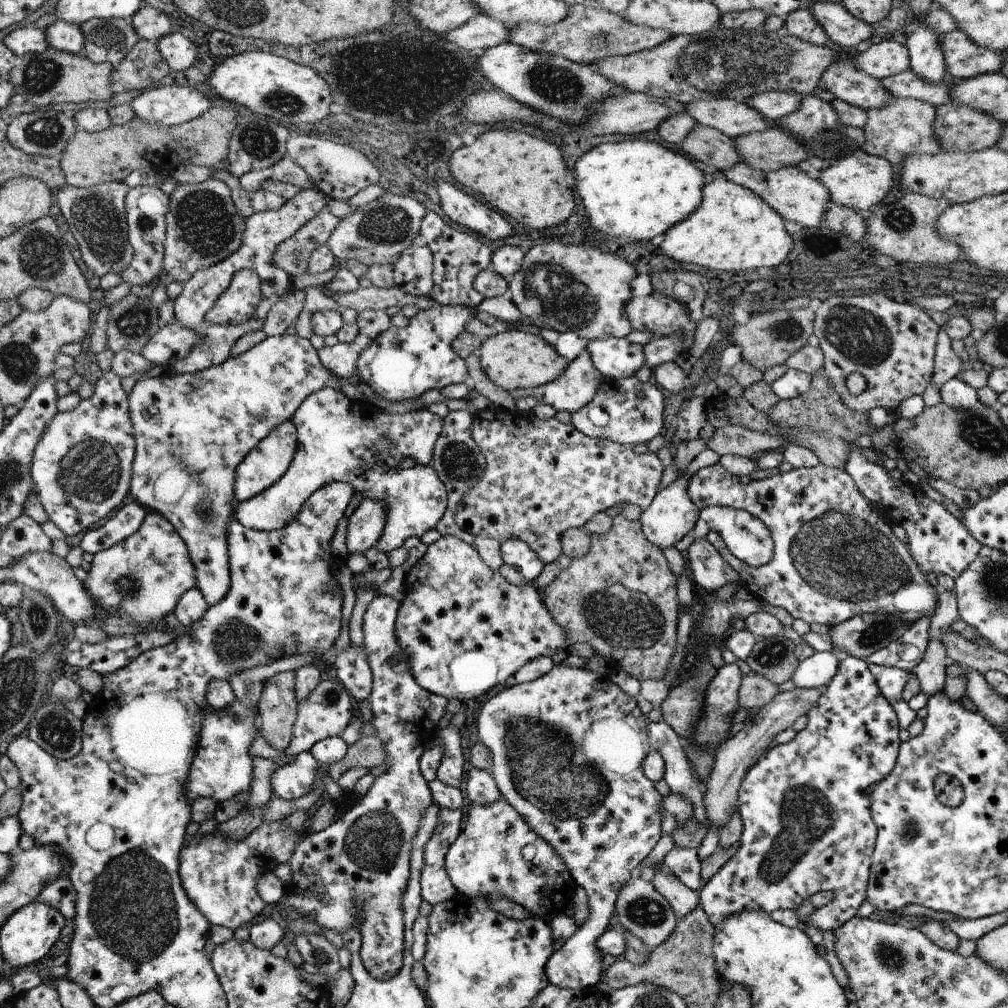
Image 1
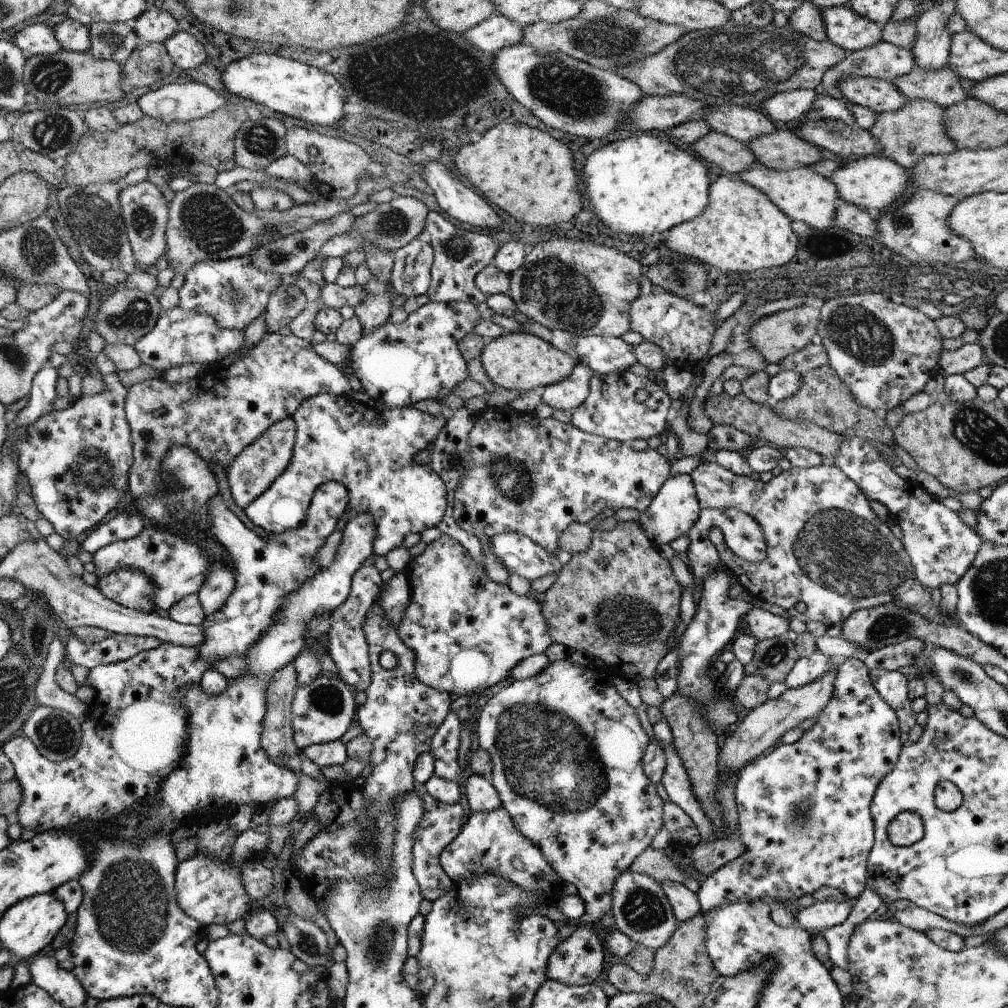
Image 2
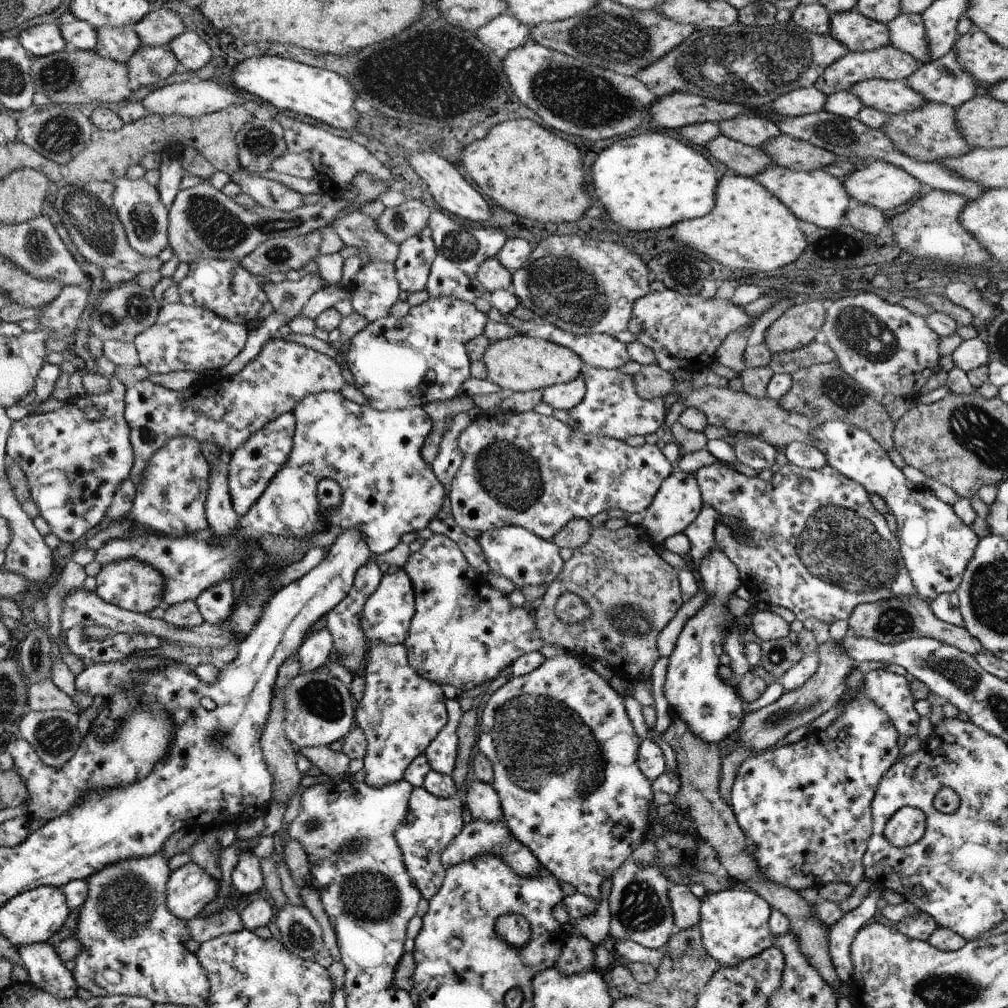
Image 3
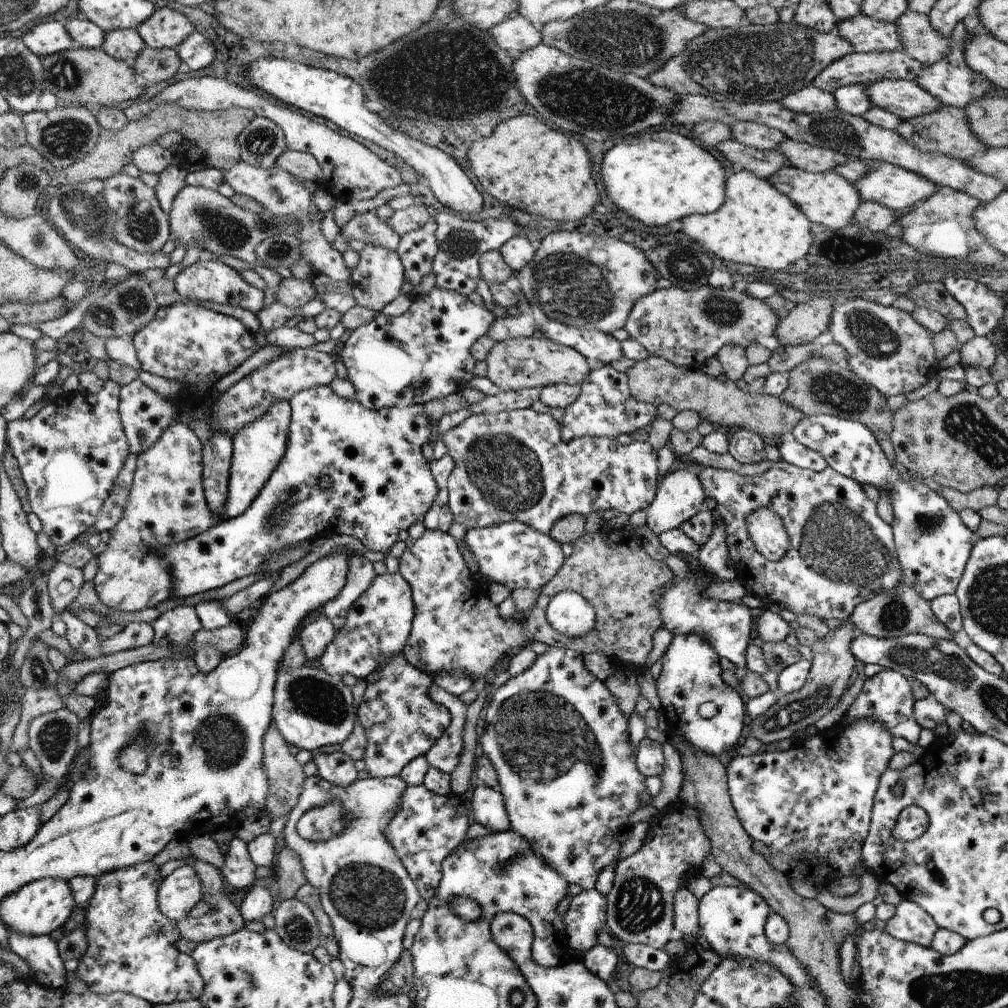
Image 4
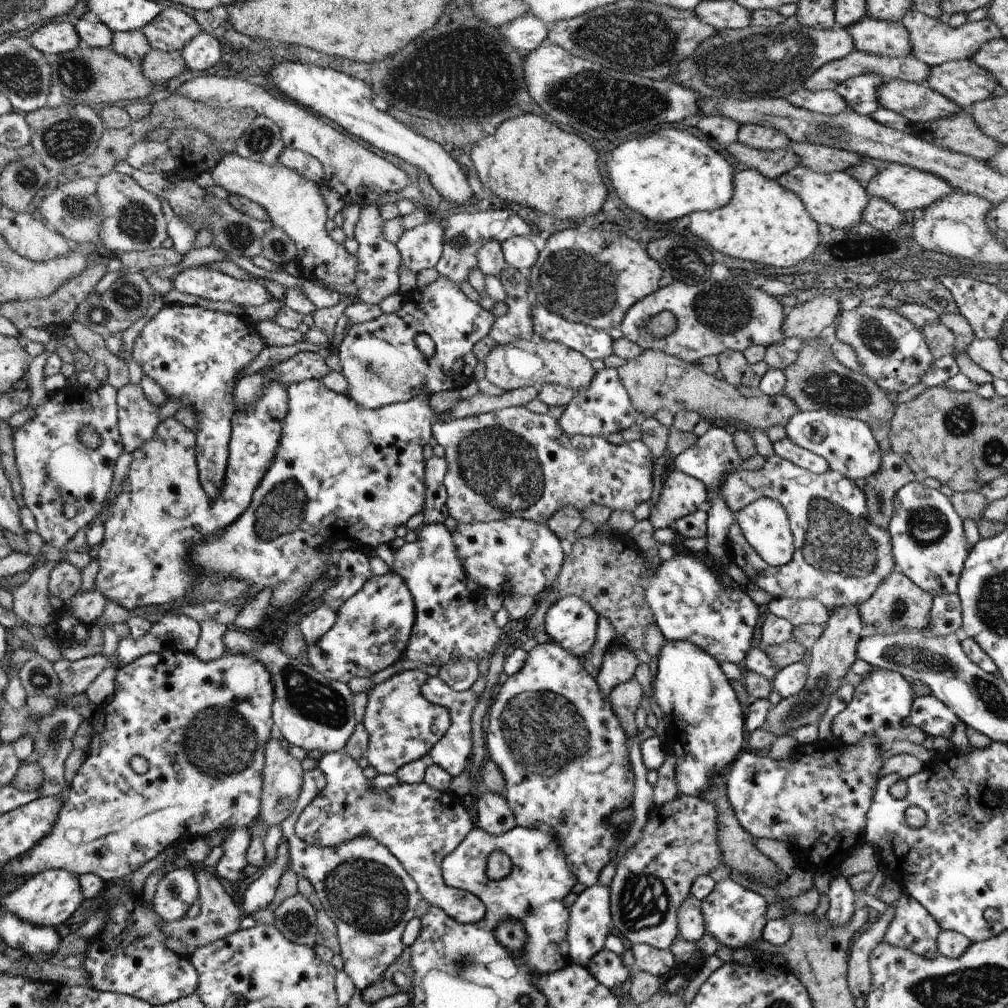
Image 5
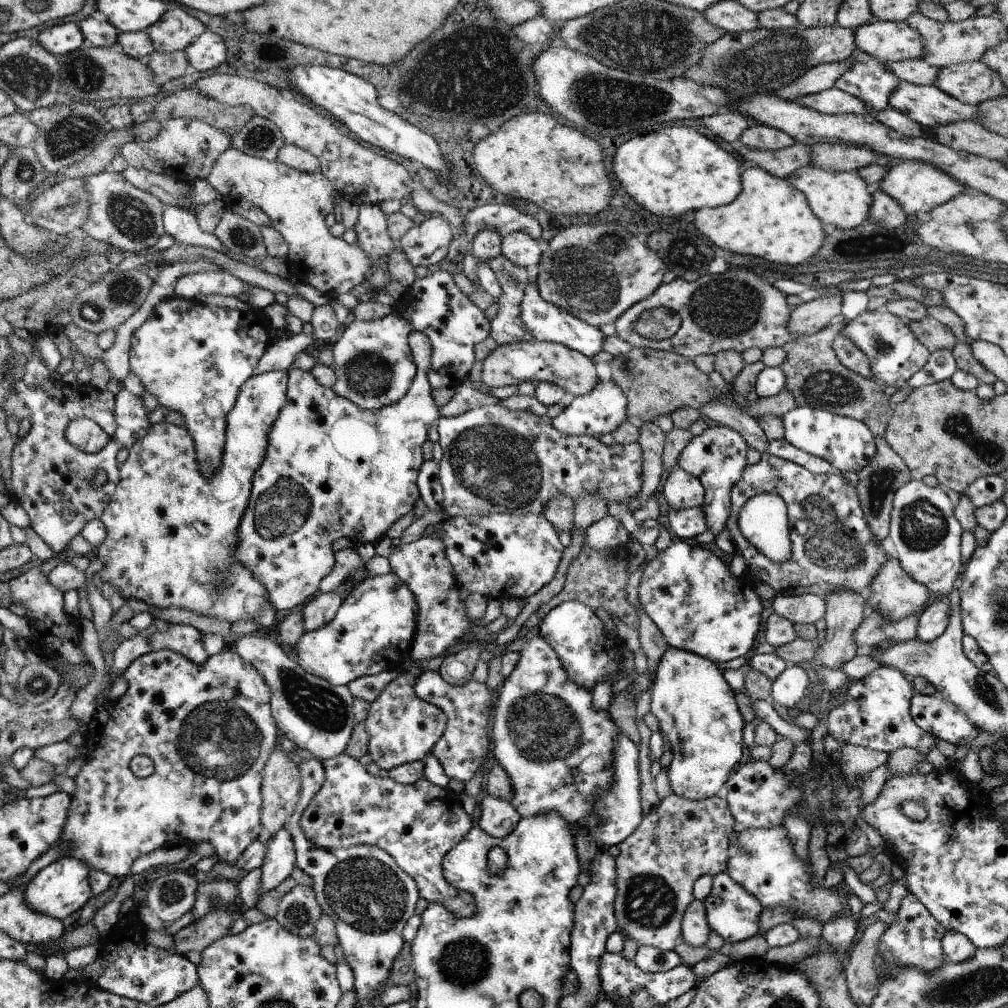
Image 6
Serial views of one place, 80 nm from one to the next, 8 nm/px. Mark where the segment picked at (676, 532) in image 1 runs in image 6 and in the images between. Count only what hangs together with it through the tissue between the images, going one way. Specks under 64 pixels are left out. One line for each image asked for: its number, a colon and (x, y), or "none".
2: (674, 510)
3: (678, 502)
4: (680, 495)
5: (681, 495)
6: (682, 490)

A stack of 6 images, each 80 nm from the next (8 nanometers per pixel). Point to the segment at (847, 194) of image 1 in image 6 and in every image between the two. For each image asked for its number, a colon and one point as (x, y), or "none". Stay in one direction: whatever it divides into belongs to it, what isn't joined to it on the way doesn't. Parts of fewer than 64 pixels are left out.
2: (873, 182)
3: (876, 183)
4: (892, 186)
5: (907, 189)
6: (917, 187)

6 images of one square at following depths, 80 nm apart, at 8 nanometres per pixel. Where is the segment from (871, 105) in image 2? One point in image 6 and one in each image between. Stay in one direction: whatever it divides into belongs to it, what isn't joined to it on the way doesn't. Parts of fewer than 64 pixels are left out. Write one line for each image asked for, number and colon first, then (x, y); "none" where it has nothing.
3: (890, 97)
4: (906, 99)
5: (915, 101)
6: (927, 105)

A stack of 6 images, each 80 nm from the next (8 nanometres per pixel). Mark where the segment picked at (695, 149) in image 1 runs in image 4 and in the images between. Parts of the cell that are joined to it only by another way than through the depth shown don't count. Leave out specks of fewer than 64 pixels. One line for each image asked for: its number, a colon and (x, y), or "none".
2: (726, 152)
3: (743, 159)
4: (763, 163)

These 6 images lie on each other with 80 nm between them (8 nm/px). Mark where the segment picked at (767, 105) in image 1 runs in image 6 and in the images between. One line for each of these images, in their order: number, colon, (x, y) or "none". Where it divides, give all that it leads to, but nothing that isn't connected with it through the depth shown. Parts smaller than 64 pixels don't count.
2: (790, 106)
3: (803, 101)
4: (809, 99)
5: (829, 102)
6: (834, 101)

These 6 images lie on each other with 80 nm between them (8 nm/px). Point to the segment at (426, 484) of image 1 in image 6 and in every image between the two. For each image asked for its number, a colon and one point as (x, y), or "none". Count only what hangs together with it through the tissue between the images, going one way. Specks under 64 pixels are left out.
2: (368, 448)
3: (388, 489)
4: (380, 484)
5: (342, 472)
6: (333, 469)

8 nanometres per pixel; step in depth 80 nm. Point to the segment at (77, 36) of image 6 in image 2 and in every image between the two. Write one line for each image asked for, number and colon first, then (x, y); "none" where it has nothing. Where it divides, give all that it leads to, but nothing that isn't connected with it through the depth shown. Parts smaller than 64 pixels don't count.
2: (36, 39)
3: (46, 39)
4: (47, 38)
5: (54, 38)

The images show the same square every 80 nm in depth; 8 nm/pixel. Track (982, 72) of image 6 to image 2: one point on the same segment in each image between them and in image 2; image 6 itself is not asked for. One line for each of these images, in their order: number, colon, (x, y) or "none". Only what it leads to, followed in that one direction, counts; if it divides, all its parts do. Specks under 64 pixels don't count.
2: (942, 86)
3: (943, 81)
4: (952, 81)
5: (962, 81)

